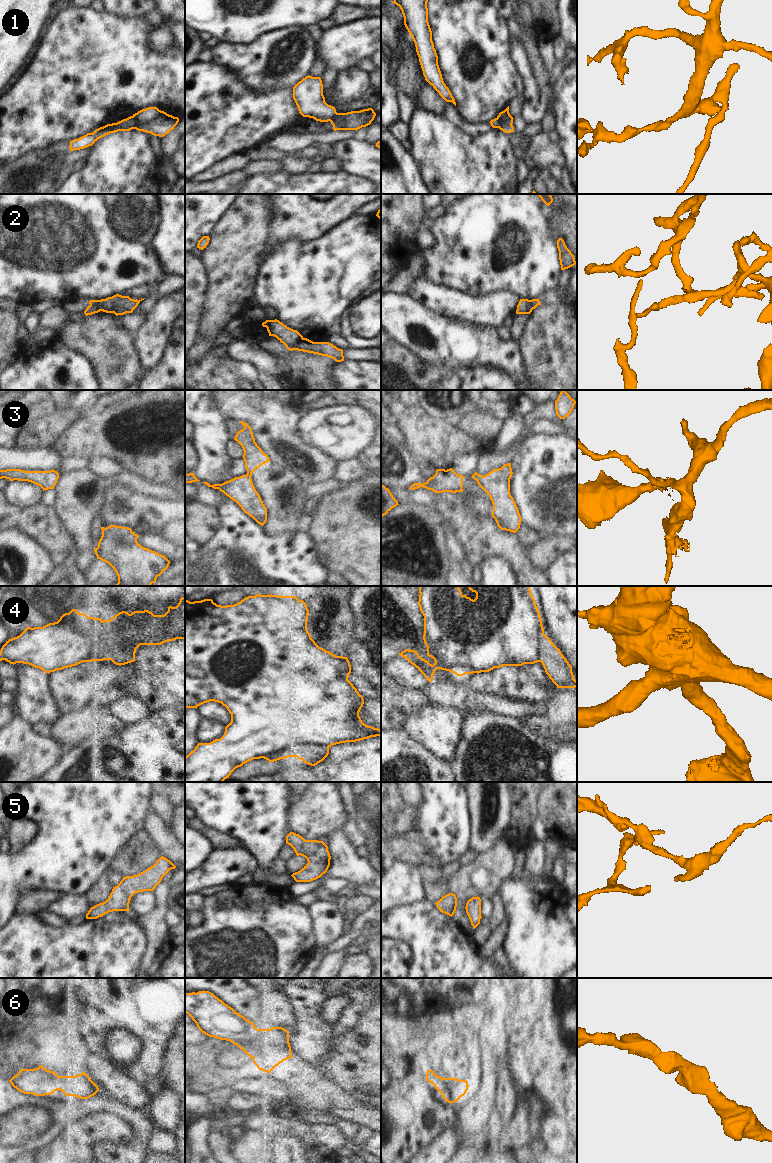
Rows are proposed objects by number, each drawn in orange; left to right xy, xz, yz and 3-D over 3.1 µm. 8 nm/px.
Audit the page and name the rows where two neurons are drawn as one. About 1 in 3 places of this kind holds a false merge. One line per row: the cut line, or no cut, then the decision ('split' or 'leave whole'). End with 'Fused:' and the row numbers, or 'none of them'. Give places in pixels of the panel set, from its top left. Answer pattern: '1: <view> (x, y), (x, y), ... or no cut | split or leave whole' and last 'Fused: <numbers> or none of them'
1: xy (132, 116), (135, 119), (134, 128) | split
2: xz (302, 337), (295, 344), (286, 346) | split
3: xz (246, 474), (250, 477) | split
4: xy (111, 640), (121, 637), (122, 645), (134, 655) | split
5: no cut | leave whole
6: no cut | leave whole
Fused: 1, 2, 3, 4

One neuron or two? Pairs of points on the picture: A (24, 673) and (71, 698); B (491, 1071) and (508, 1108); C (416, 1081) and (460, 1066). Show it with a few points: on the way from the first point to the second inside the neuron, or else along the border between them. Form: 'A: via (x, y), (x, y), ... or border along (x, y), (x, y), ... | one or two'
A: border along (48, 674), (48, 691), (56, 708) | two
B: via (501, 1079), (505, 1098) | one
C: border along (405, 1057), (427, 1069) | two

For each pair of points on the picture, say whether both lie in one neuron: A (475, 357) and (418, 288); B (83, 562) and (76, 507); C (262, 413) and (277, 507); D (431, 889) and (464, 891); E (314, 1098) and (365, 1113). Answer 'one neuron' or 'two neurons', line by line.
A: two neurons
B: one neuron
C: two neurons
D: two neurons
E: one neuron

